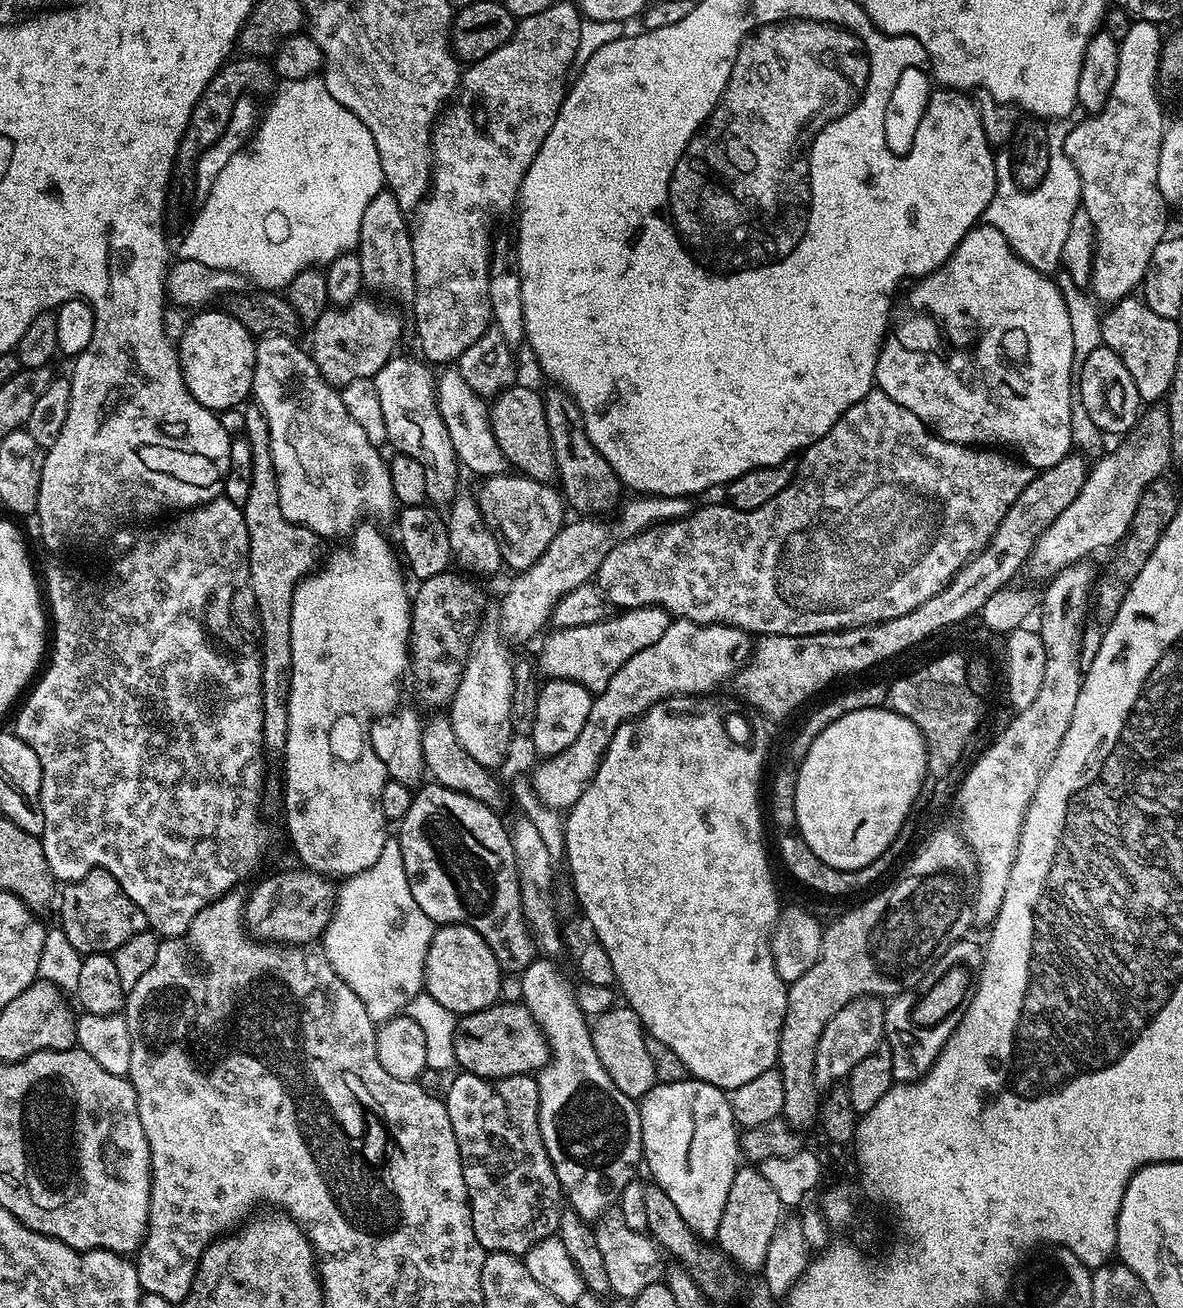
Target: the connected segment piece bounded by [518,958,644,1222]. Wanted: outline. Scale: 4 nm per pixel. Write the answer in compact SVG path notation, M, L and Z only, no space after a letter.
M537 958L523 972L519 973L518 976L518 980L520 980L519 999L534 1014L534 1020L538 1022L538 1026L544 1031L544 1036L548 1040L548 1050L550 1053L547 1064L540 1069L536 1076L536 1081L538 1082L538 1122L540 1123L542 1142L546 1146L546 1154L550 1154L550 1162L556 1171L556 1177L560 1183L562 1196L566 1201L567 1207L571 1211L577 1212L582 1219L595 1222L619 1201L624 1187L627 1184L633 1183L635 1176L632 1175L635 1174L636 1167L641 1167L644 1147L642 1146L640 1110L637 1101L630 1099L626 1094L622 1094L622 1090L618 1090L618 1086L614 1086L614 1078L610 1078L610 1074L606 1074L606 1066L602 1066L602 1062L598 1062L598 1050L594 1050L590 1020L578 1006L578 998L576 997L576 989L573 981L568 981L551 962L553 961L548 958Z

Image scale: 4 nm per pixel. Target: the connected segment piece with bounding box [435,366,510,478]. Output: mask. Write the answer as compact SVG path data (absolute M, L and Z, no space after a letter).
M448 366L441 372L444 373L441 376L439 373L435 377L436 405L438 414L442 416L442 422L445 423L446 434L450 434L450 442L456 451L457 461L467 471L469 468L476 478L505 475L510 465L498 446L498 438L494 438L485 397L470 390L470 386L466 386L466 378L462 378L459 367Z

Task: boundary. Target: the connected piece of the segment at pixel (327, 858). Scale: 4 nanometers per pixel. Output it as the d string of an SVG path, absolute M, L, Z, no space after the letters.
M364 522L357 527L356 531L351 533L350 541L352 540L352 545L349 546L349 548L344 548L341 550L341 552L336 552L333 554L332 557L329 558L328 561L325 559L323 561L322 567L319 570L313 571L311 574L304 577L303 580L301 580L300 584L296 589L294 590L294 602L292 603L292 609L290 610L290 650L292 651L292 689L288 692L288 733L286 734L286 751L282 757L284 764L284 812L286 814L286 828L288 830L288 834L290 836L290 840L292 842L292 846L297 854L297 856L301 859L299 860L306 868L308 868L309 871L318 872L321 875L326 875L330 878L336 876L340 876L339 878L347 878L349 876L353 876L356 873L361 873L362 870L369 869L370 866L374 864L378 860L378 857L380 854L382 854L382 848L385 846L385 842L388 839L388 833L386 833L386 827L388 827L388 821L385 818L385 814L382 812L382 804L381 804L381 794L382 794L382 787L385 786L385 782L387 779L389 779L389 774L387 770L384 768L384 764L380 762L380 759L376 755L368 755L364 757L364 764L370 765L370 766L376 766L378 768L383 768L383 770L378 770L378 774L360 774L360 776L374 776L374 778L340 778L342 776L342 772L344 772L344 765L340 766L334 766L334 760L336 758L326 758L326 736L322 734L324 730L322 730L322 723L323 723L323 706L326 706L332 699L337 699L339 703L345 703L344 708L356 712L357 715L359 715L361 718L376 718L379 717L381 714L387 714L393 709L397 707L401 703L400 700L400 679L403 678L403 676L406 676L406 673L409 671L410 668L410 633L412 630L412 609L410 607L410 592L406 589L404 589L404 576L405 573L402 571L402 564L401 561L398 559L396 561L396 556L394 553L392 553L392 548L390 545L388 545L388 540L386 537L383 536L382 533L379 532L376 528L377 525L372 522Z

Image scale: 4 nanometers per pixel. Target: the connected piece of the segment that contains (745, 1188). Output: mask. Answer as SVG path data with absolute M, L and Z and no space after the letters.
M737 1167L726 1206L722 1210L722 1222L716 1224L715 1243L741 1269L763 1269L766 1250L770 1250L770 1242L782 1223L780 1211L782 1205L778 1190L774 1190L774 1186L762 1178L759 1167Z

